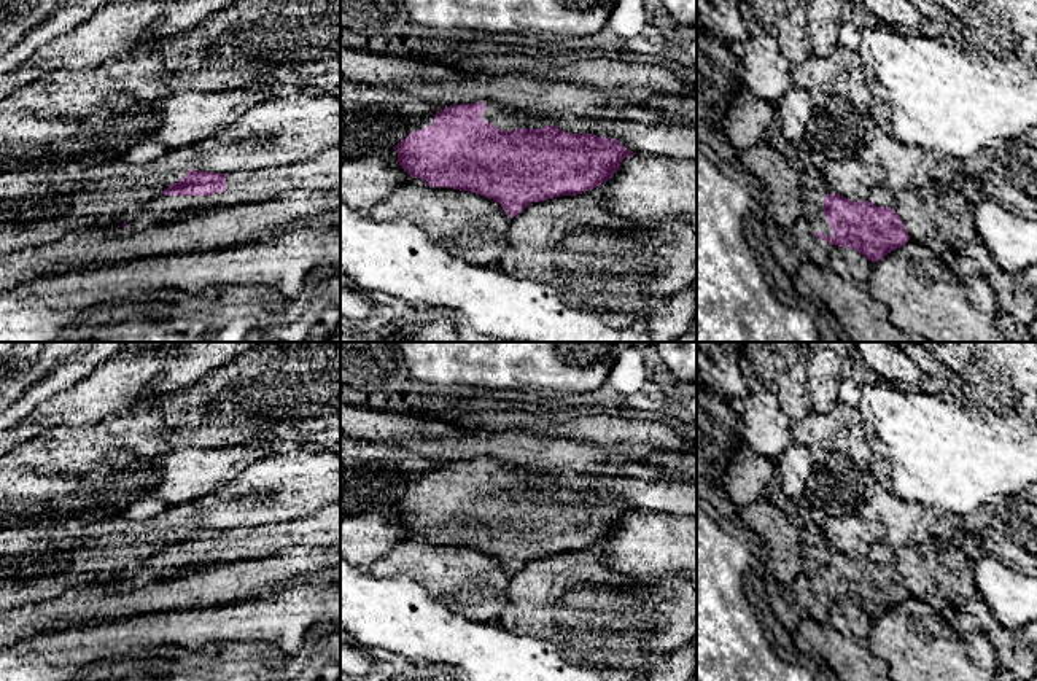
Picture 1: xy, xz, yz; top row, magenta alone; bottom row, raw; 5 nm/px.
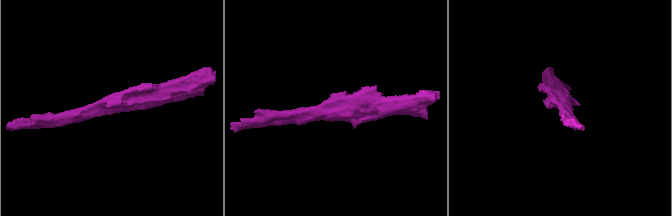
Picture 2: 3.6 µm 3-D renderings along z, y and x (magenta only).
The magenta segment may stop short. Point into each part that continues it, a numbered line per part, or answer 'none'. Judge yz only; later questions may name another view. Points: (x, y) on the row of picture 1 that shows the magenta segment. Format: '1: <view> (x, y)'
1: yz (818, 223)

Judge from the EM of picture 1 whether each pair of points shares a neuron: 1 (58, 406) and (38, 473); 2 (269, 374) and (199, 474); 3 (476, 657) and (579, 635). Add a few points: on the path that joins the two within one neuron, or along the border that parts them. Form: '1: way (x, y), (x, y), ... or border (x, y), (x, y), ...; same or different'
1: border (85, 425), (48, 427), (16, 443); different
2: border (244, 443), (218, 447), (180, 447); different
3: border (528, 634), (546, 638), (570, 661), (582, 662); different

